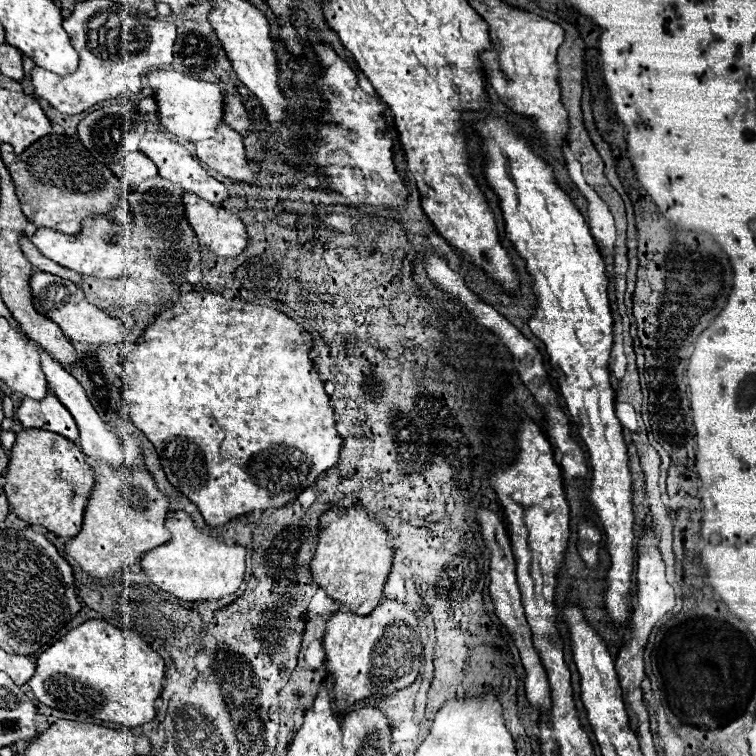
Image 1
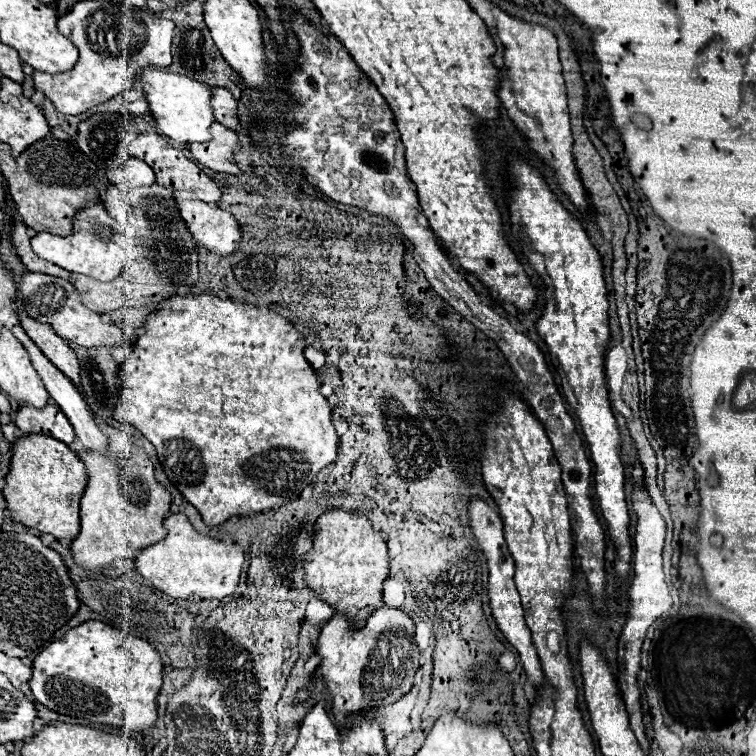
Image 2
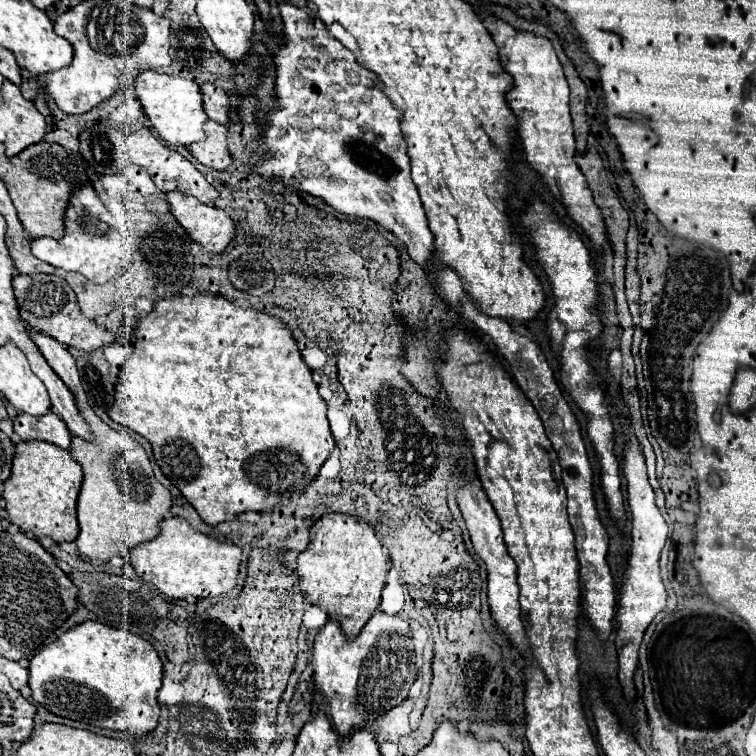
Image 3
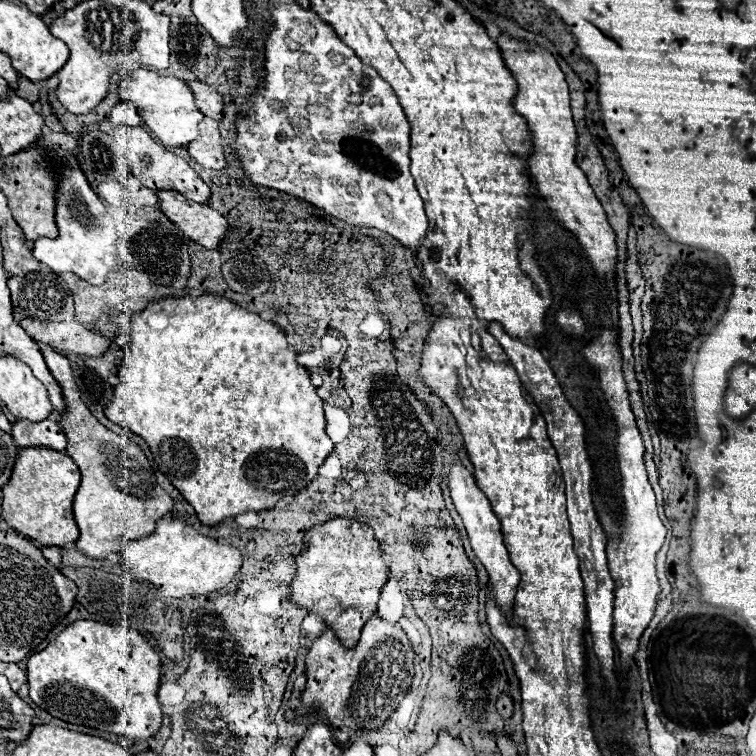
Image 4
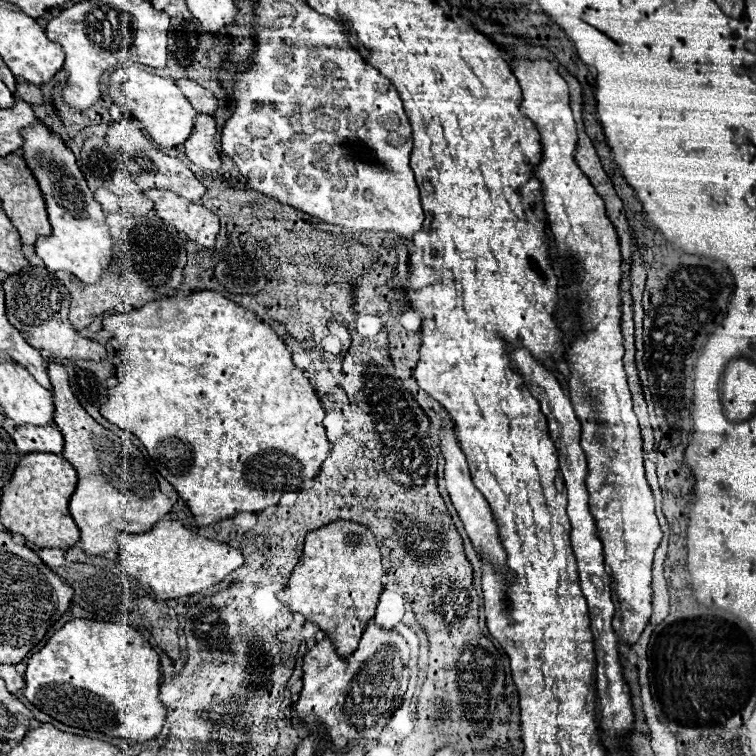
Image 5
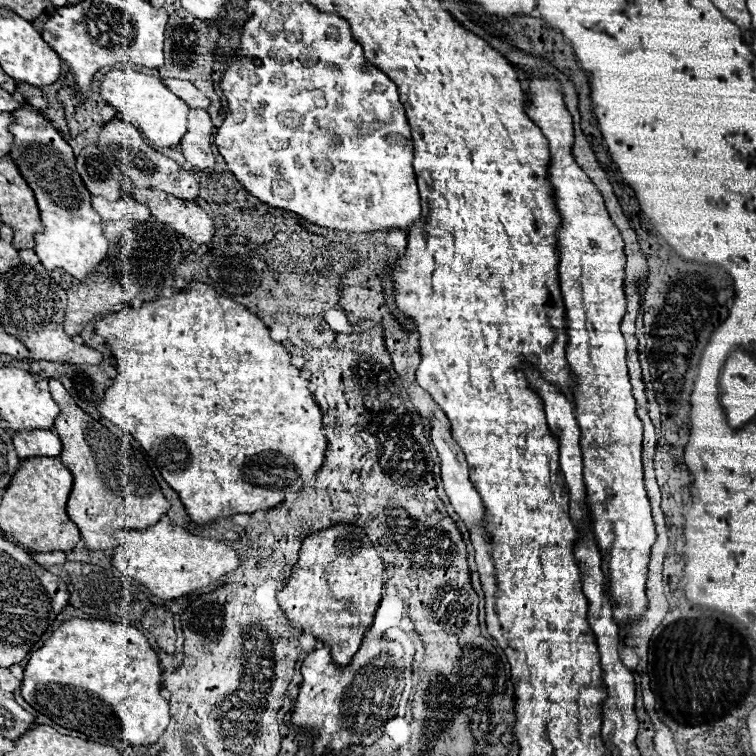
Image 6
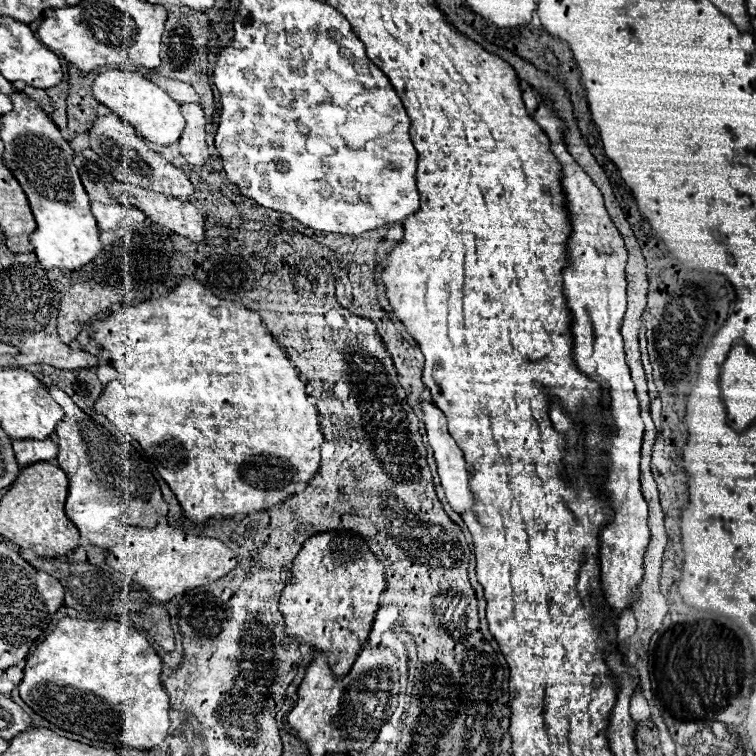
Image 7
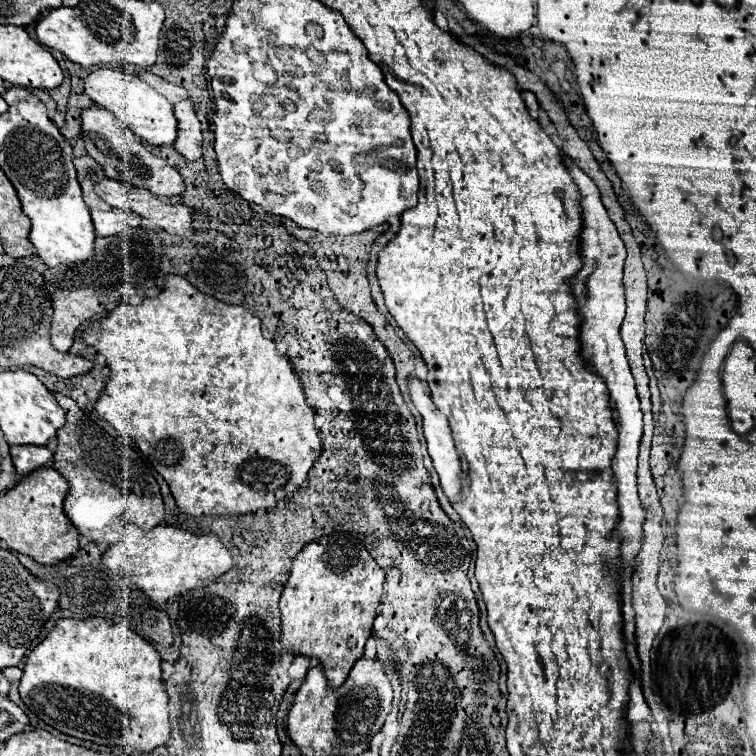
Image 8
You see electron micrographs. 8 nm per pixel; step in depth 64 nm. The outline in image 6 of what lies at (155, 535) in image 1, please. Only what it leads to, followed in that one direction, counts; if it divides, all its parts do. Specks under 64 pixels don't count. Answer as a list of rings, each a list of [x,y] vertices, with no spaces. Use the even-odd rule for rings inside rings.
[[[50,378],[50,394],[60,406],[56,418],[56,432],[62,440],[60,460],[74,474],[74,488],[68,498],[68,516],[80,528],[84,546],[88,550],[106,550],[114,546],[114,536],[122,528],[144,530],[160,522],[170,510],[170,502],[160,492],[160,486],[148,468],[142,452],[132,448],[126,440],[114,436],[108,428],[88,416],[60,380]]]

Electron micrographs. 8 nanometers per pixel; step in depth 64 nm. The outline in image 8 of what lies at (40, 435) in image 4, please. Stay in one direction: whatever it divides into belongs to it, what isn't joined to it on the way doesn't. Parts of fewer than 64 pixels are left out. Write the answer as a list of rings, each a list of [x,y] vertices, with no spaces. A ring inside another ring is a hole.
[[[28,444],[28,446],[12,446],[10,448],[12,452],[12,460],[14,460],[14,468],[20,476],[48,464],[52,460],[52,450],[48,446],[34,446],[34,444]]]

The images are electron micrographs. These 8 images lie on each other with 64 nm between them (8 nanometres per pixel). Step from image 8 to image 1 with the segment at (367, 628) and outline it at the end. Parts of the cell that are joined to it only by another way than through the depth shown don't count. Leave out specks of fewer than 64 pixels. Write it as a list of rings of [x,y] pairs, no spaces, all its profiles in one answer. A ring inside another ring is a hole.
[[[360,506],[342,510],[330,508],[320,516],[320,536],[314,558],[310,560],[314,582],[326,590],[332,600],[340,600],[354,614],[370,614],[382,602],[382,588],[390,574],[394,550],[388,546],[384,526],[368,516]]]

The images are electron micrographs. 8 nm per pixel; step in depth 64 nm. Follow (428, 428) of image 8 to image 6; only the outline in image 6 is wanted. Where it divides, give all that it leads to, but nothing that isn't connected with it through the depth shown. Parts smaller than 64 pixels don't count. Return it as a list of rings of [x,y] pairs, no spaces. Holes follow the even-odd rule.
[[[442,414],[438,416],[432,416],[432,430],[430,430],[430,436],[432,436],[432,442],[434,442],[434,448],[438,450],[438,456],[440,456],[440,464],[442,464],[442,482],[444,482],[444,488],[446,488],[446,494],[450,498],[450,504],[454,506],[456,514],[464,520],[466,528],[472,530],[474,526],[484,526],[486,524],[486,518],[484,518],[484,504],[482,504],[482,498],[480,494],[476,492],[476,488],[472,486],[470,478],[468,478],[468,464],[464,460],[464,452],[462,448],[456,444],[456,440],[452,438],[450,434],[450,426],[446,422],[446,418]]]

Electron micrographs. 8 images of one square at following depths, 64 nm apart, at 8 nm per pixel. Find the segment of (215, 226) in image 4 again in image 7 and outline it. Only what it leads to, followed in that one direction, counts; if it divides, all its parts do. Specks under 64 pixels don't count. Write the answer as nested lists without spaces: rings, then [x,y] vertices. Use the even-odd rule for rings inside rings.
[[[112,182],[108,186],[110,194],[120,202],[120,204],[130,204],[130,206],[136,206],[140,210],[146,212],[146,216],[156,222],[156,224],[164,224],[166,228],[170,228],[172,232],[192,240],[192,242],[202,242],[206,238],[206,224],[204,224],[204,218],[202,214],[198,212],[198,208],[194,204],[190,204],[188,200],[178,200],[178,198],[170,198],[170,196],[164,196],[160,192],[150,192],[146,188],[138,188],[138,186],[132,186],[132,184],[124,184],[124,182]]]

